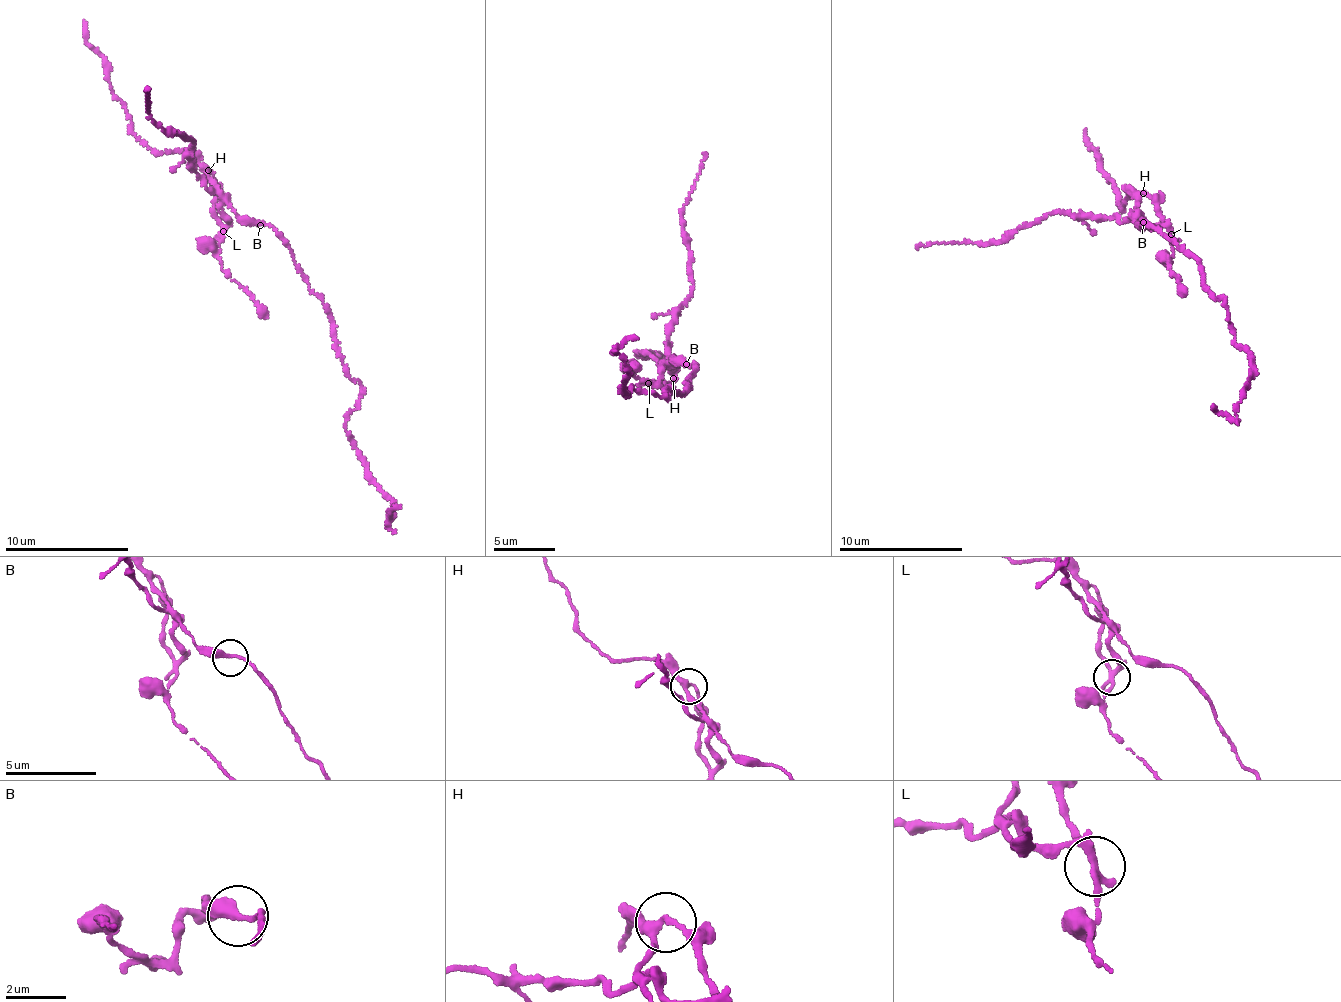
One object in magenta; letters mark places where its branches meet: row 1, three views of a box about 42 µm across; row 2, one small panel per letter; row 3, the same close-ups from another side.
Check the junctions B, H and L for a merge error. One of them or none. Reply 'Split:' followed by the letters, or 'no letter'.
Split: L

